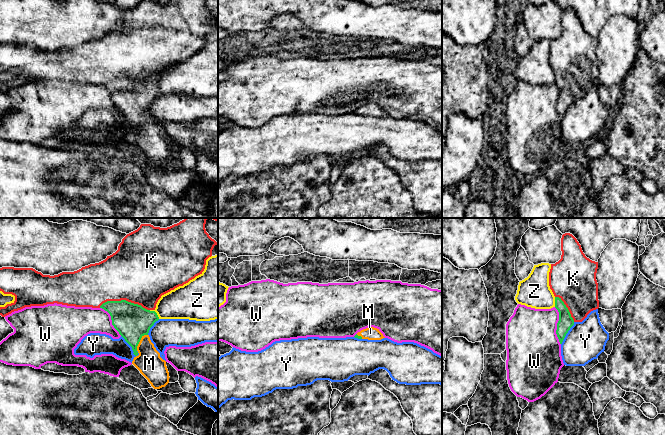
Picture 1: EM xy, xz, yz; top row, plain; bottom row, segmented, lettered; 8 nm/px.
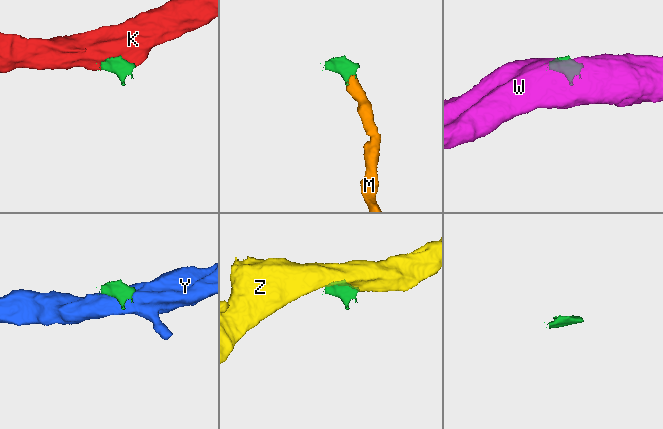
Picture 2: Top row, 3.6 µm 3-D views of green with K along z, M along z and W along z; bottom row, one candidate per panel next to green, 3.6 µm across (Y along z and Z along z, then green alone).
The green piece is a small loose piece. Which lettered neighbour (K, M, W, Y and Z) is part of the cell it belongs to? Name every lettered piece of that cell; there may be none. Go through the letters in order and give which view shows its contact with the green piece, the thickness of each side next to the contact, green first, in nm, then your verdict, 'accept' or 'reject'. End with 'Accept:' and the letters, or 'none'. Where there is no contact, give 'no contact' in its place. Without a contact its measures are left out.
K: contact in xy; calibres 280 and 480 nm; accept
M: contact in xy; calibres 280 and 200 nm; accept
W: contact in yz; calibres 120 and 420 nm; reject
Y: contact in xy; calibres 280 and 160 nm; reject
Z: contact in xy; calibres 280 and 280 nm; reject
Accept: K, M

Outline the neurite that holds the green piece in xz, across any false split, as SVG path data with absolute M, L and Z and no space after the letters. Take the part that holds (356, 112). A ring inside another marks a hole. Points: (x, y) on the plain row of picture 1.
M368 103L366 105L361 106L355 112L358 115L368 115L368 116L381 116L385 114L383 110L379 107L379 105L374 103Z

